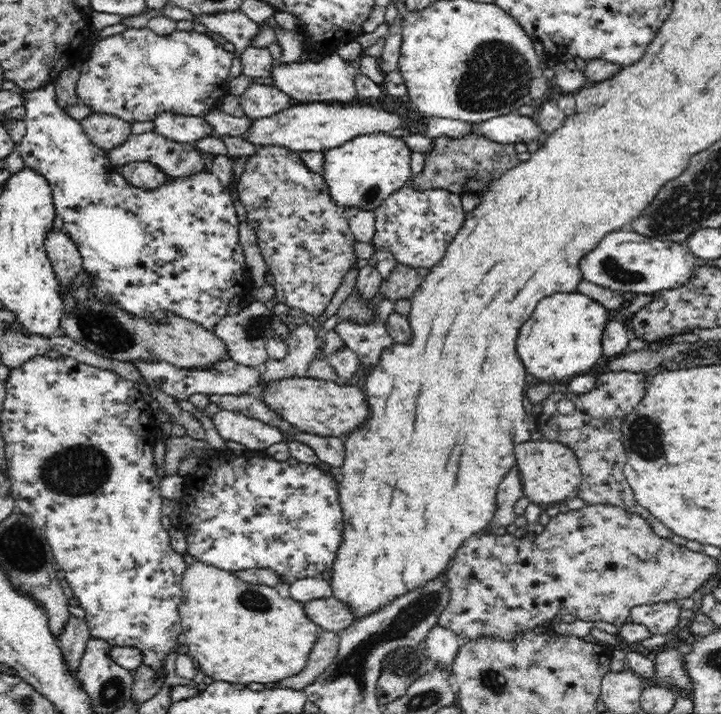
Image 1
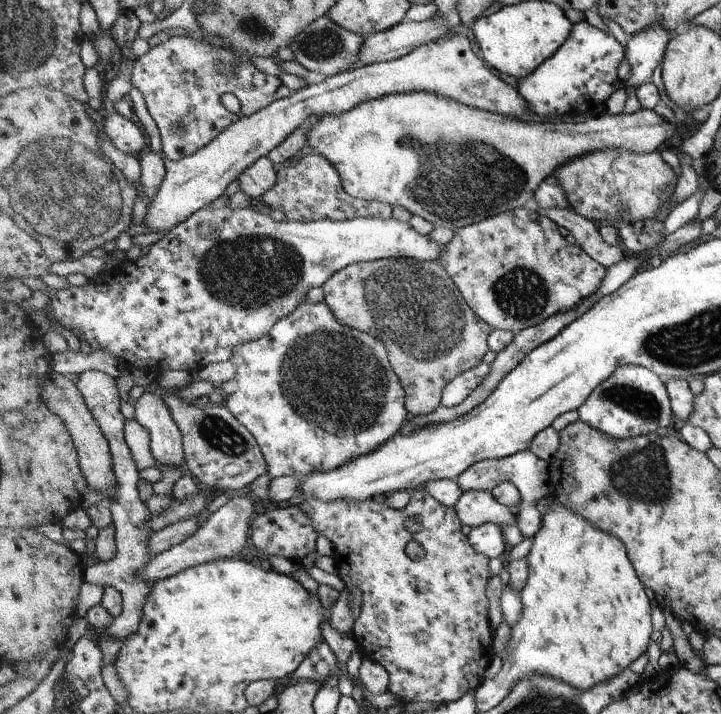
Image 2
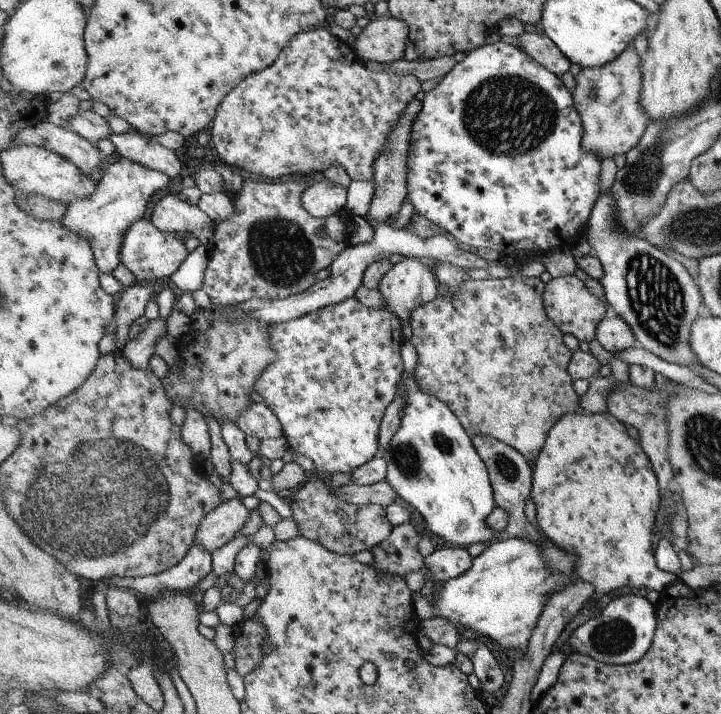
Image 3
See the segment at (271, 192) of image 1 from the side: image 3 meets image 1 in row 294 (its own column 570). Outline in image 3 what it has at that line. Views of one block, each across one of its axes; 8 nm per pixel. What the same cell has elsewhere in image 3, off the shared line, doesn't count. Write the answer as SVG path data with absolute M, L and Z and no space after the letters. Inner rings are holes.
M575 274L553 278L545 286L543 305L546 307L547 315L559 326L559 329L564 334L574 335L579 341L593 340L600 322L611 313L611 307L590 294L583 280Z

